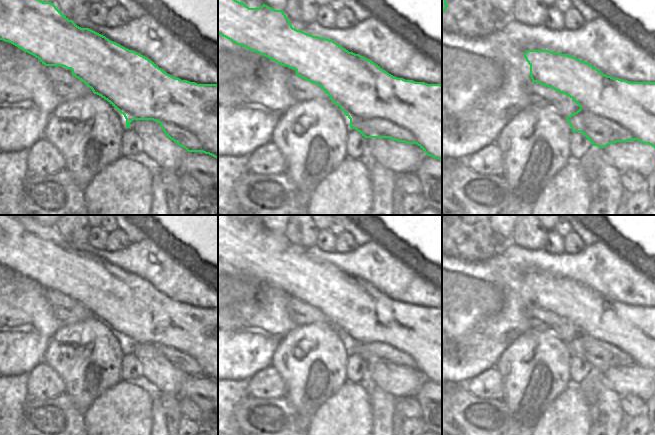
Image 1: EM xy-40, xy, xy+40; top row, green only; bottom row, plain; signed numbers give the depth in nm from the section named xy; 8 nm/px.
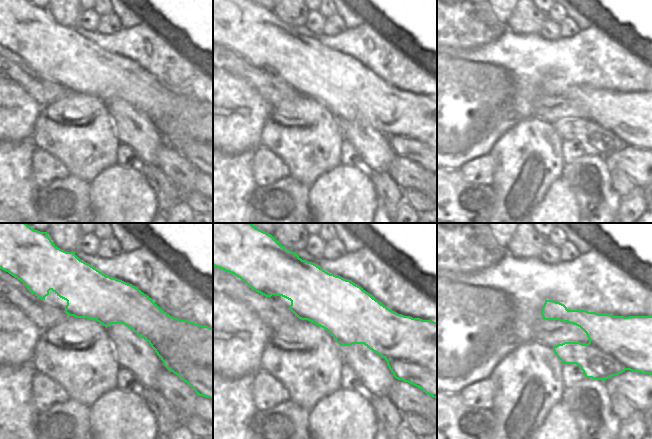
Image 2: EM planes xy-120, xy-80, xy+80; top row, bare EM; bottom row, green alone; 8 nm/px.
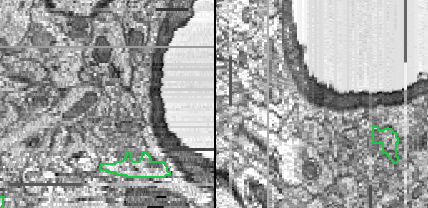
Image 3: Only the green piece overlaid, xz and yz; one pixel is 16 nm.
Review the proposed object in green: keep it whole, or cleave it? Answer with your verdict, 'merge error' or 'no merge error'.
merge error

